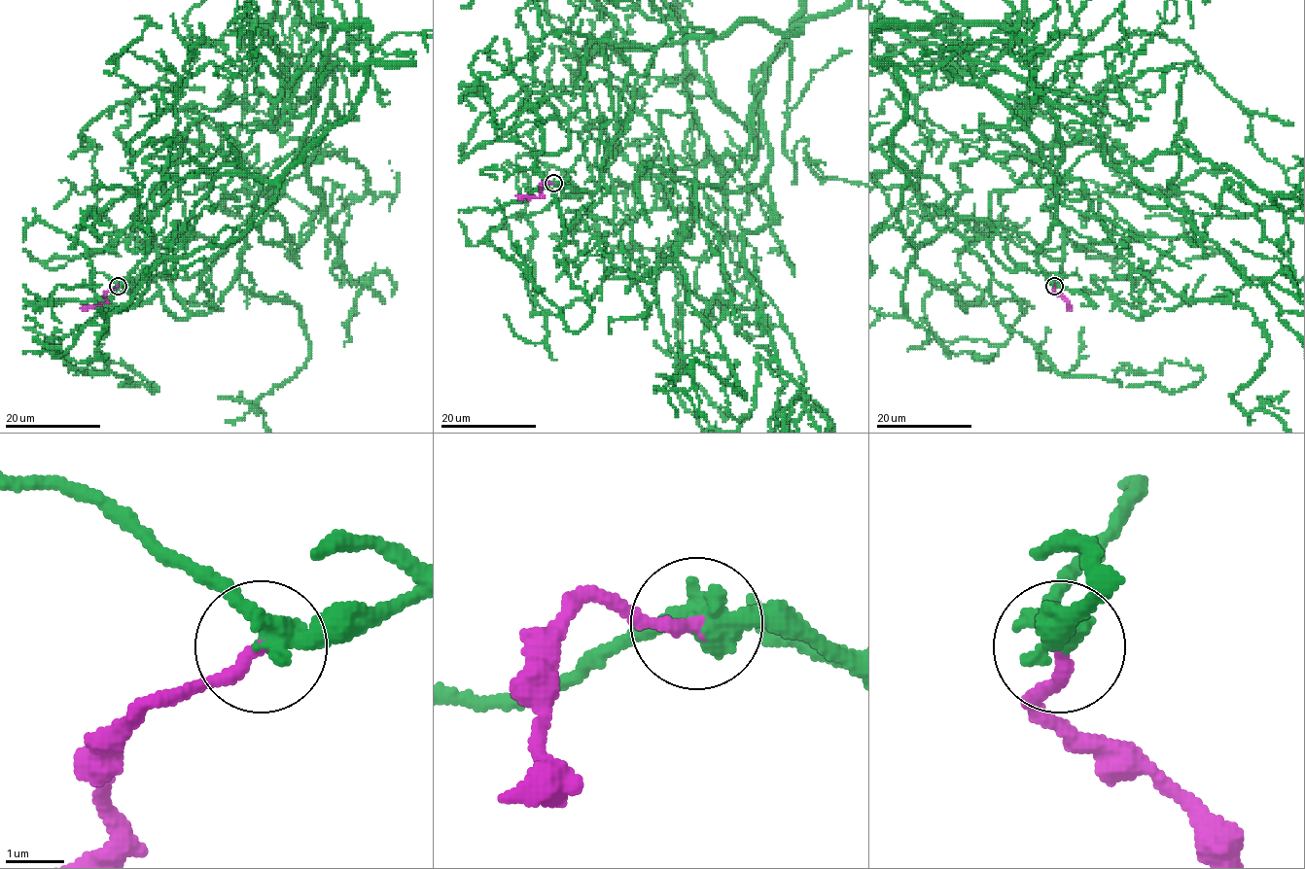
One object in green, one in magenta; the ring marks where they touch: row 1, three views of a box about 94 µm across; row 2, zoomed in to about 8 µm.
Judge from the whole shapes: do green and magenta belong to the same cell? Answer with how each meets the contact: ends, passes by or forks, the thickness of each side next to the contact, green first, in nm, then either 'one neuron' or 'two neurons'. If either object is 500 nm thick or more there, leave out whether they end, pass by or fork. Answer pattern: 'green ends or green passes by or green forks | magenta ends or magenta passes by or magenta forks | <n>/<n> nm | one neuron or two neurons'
green passes by | magenta ends | 400/240 nm | one neuron

